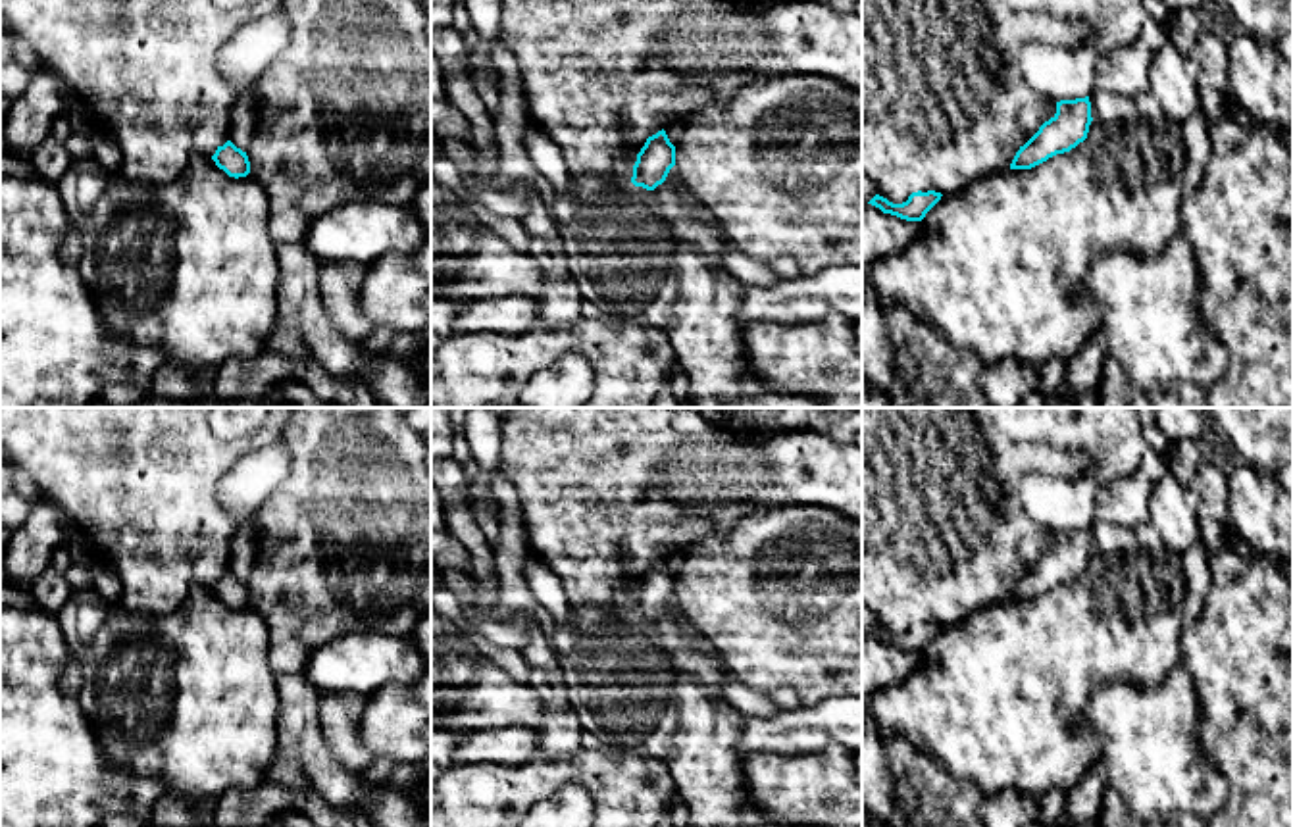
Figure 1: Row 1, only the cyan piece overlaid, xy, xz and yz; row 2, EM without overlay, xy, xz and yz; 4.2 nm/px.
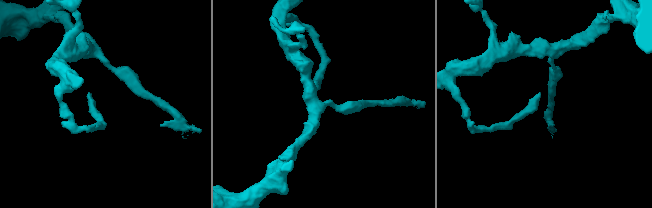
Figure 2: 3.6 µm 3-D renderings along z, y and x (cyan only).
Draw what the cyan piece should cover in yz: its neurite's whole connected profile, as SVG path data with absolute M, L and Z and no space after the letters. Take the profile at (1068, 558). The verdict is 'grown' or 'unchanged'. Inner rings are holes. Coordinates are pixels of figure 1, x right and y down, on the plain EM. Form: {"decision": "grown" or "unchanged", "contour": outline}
{"decision": "unchanged", "contour": "M1089 527L1056 533L1056 544L1016 583L1010 600L1031 600L1056 585L1070 583L1087 569Z"}

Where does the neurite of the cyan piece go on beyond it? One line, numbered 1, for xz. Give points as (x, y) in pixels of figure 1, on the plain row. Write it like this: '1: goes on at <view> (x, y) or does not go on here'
1: does not go on here

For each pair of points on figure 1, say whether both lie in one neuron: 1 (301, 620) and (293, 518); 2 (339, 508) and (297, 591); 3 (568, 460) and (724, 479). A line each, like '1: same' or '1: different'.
1: same
2: same
3: same

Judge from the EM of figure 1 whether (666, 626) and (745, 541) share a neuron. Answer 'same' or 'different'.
different

